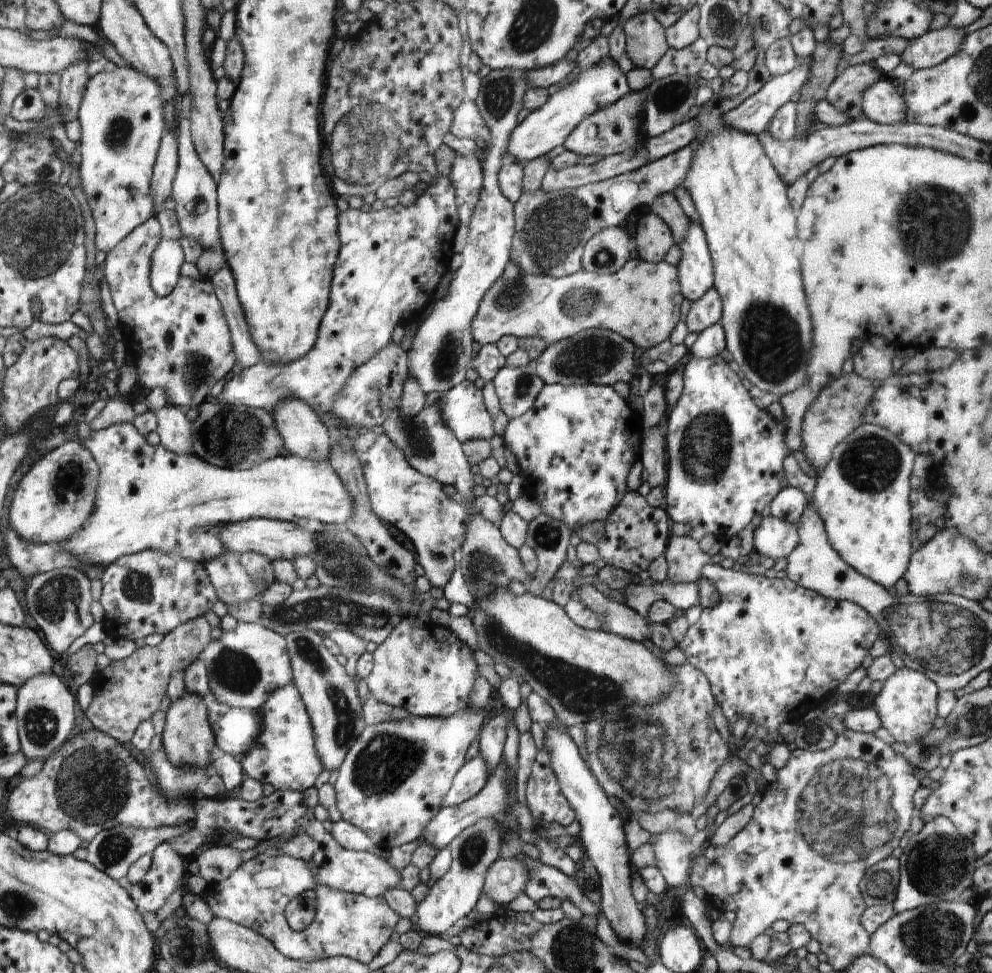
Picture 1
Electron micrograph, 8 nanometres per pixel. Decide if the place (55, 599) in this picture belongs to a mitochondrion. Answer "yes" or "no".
yes

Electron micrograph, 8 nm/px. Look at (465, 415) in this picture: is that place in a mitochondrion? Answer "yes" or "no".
no

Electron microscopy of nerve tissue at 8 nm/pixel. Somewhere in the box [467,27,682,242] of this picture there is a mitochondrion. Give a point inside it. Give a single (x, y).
(497, 96)

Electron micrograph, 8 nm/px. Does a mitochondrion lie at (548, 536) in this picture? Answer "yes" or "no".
yes

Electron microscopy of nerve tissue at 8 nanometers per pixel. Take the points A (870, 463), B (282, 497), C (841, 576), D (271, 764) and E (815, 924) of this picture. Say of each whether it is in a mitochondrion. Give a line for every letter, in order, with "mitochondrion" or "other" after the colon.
A: mitochondrion
B: other
C: other
D: other
E: other

